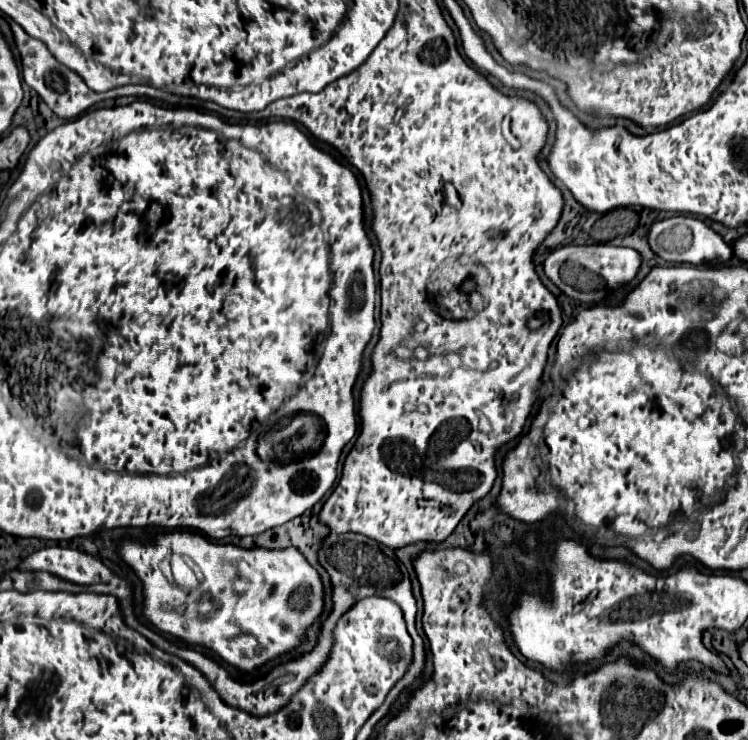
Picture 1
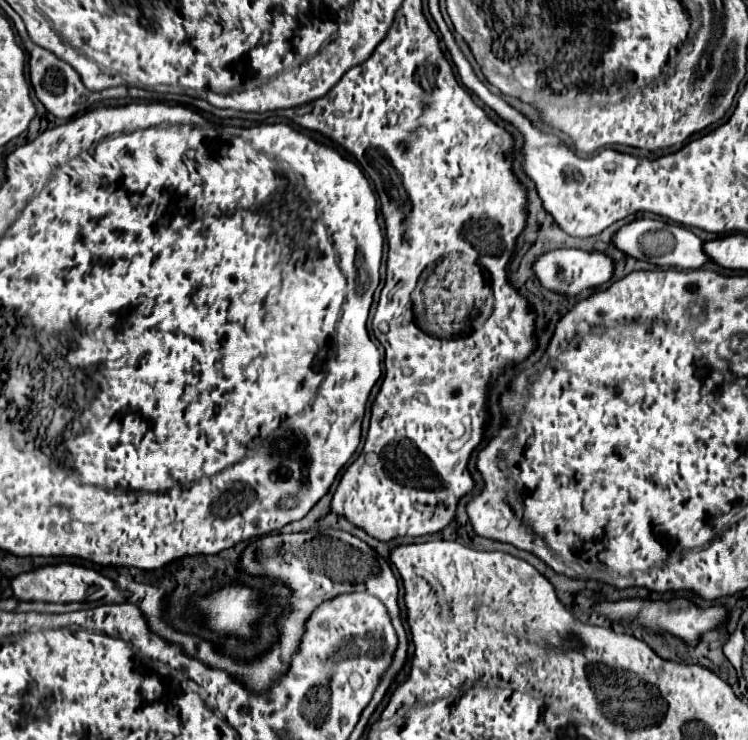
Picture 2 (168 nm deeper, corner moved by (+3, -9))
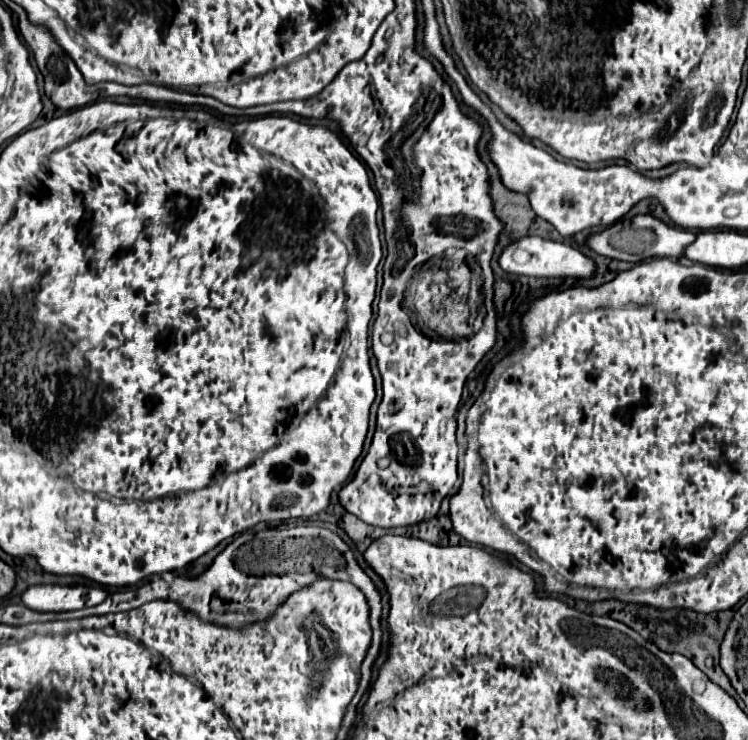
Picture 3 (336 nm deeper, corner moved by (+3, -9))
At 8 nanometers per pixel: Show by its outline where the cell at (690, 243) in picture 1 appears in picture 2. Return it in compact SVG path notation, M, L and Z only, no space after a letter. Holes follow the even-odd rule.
M635 219L627 225L623 225L619 231L613 233L611 237L613 245L635 259L645 257L645 261L655 263L659 267L677 267L677 269L699 269L707 259L707 255L701 249L701 239L691 233L689 229L681 225L673 225L667 221L657 221L657 219Z

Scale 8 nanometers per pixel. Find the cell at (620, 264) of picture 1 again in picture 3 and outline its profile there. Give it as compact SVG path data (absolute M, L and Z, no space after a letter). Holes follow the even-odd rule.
M523 237L521 241L511 243L499 259L499 265L507 273L515 275L527 275L527 277L577 277L577 279L589 279L595 275L597 265L593 259L583 255L581 251L557 243L557 241L547 241L541 237Z

